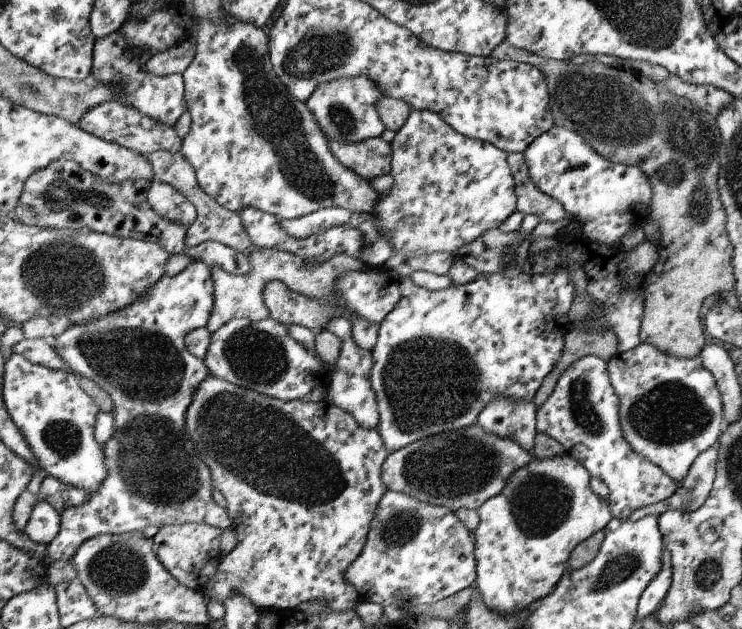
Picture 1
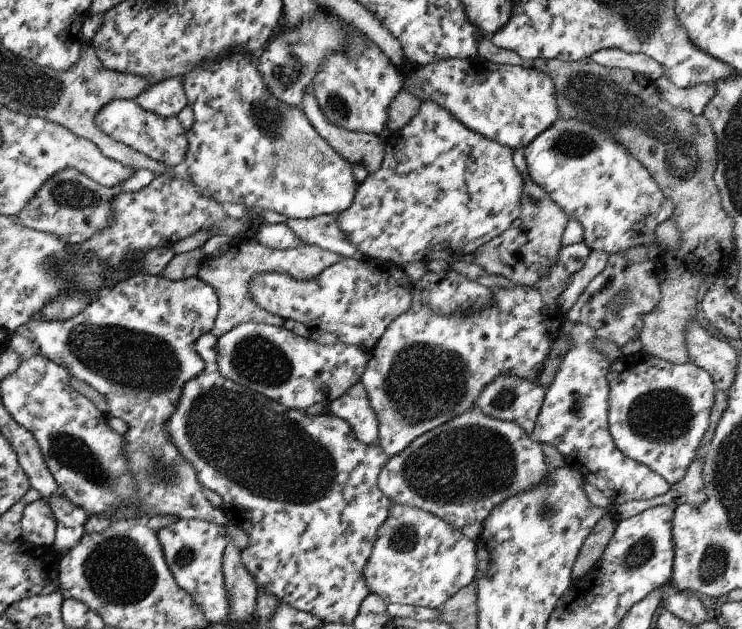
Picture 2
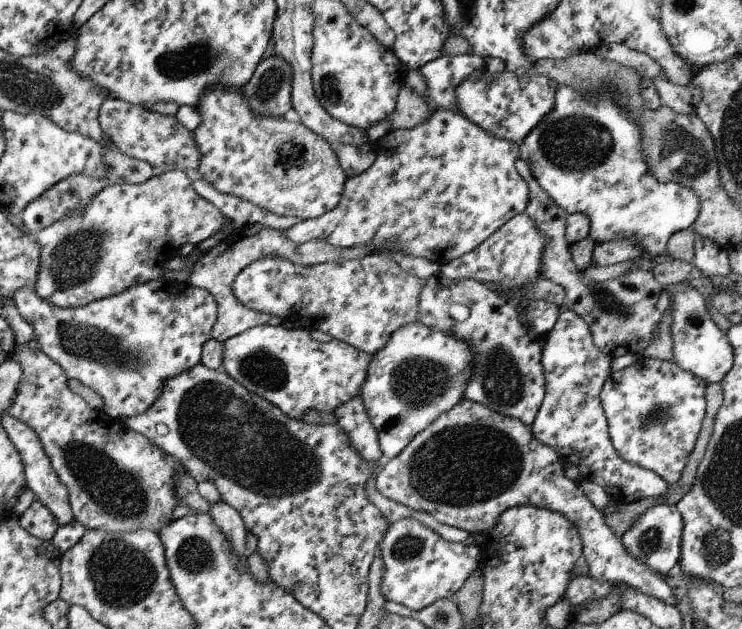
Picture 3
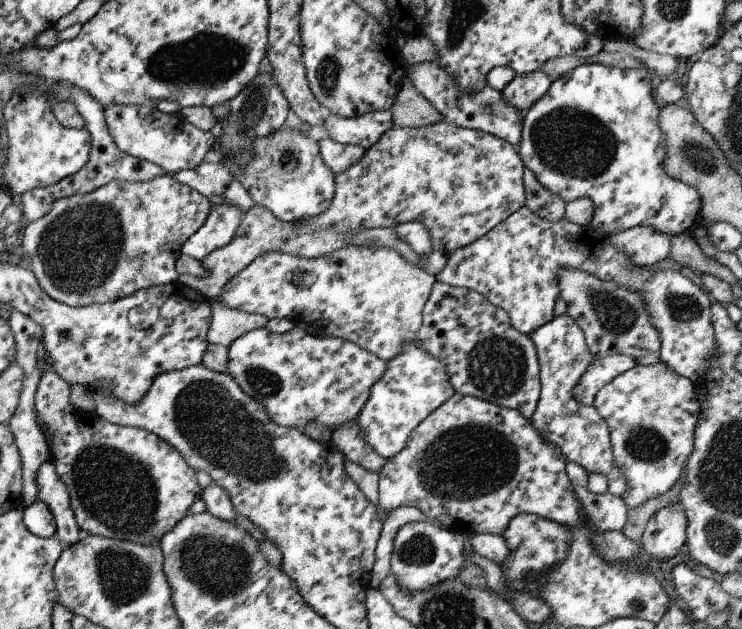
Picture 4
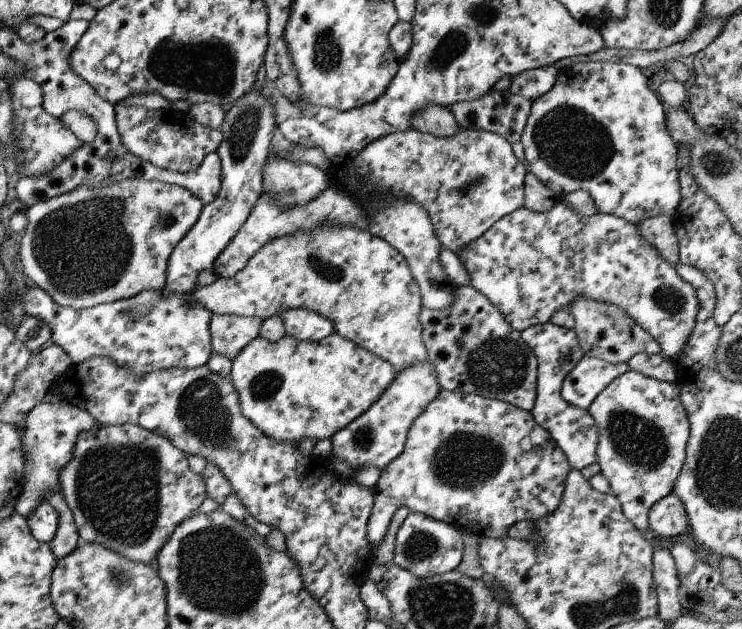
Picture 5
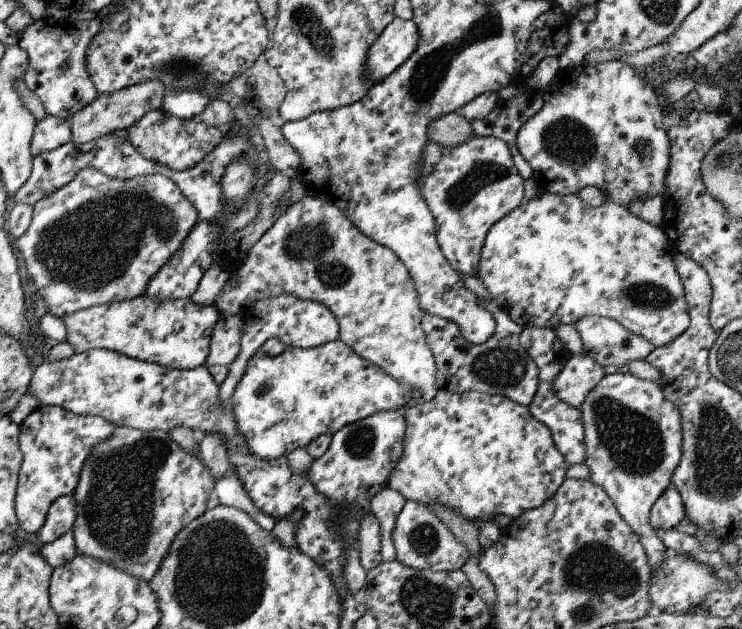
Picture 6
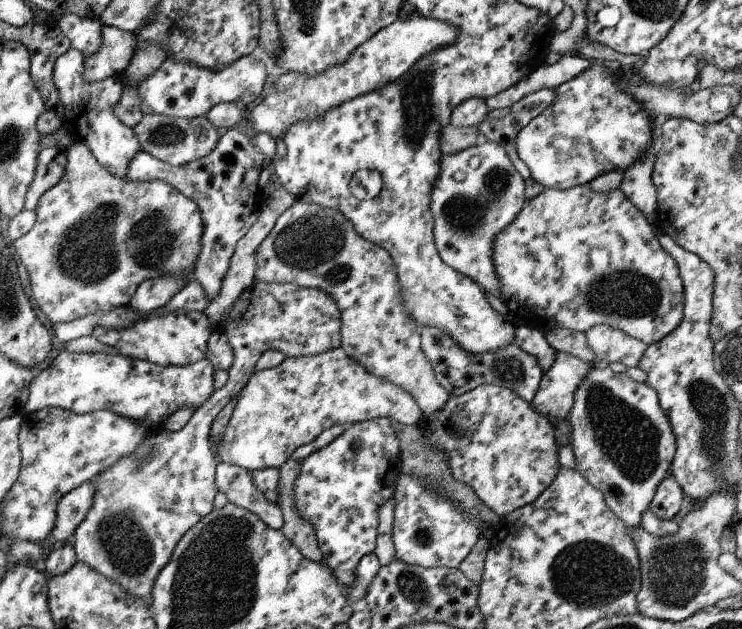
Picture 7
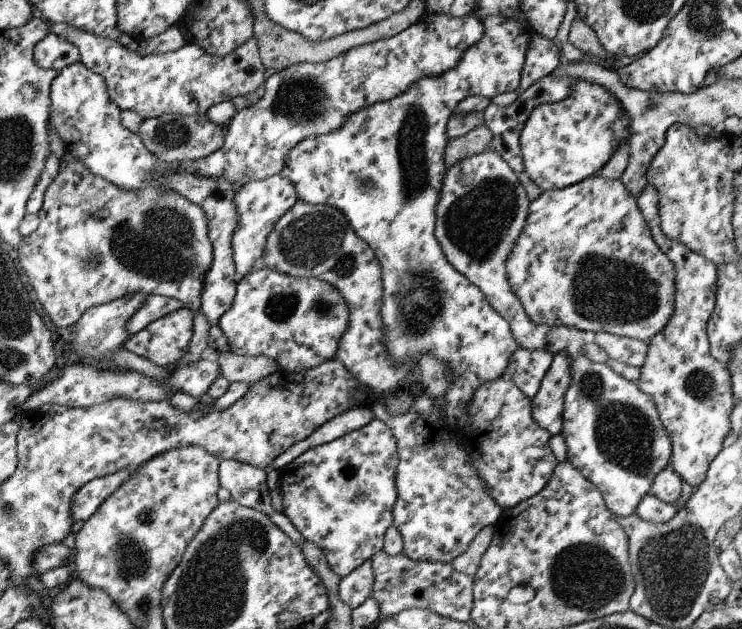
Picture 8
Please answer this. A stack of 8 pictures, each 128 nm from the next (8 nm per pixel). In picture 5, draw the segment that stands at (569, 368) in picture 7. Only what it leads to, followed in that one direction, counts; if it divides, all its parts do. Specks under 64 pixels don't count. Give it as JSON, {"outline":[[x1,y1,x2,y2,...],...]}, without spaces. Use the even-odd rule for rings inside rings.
{"outline":[[583,355,563,380,560,397,567,404,587,410,593,399,624,372,627,372,625,362,613,364]]}

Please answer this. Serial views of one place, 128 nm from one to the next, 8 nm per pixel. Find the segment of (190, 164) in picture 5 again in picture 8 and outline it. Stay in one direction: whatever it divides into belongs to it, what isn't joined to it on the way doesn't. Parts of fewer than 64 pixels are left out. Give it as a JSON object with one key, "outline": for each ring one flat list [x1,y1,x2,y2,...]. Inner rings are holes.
{"outline":[[169,113,142,120,137,134,142,139,143,146,156,159,165,164,175,164,202,159,221,149,225,142,223,129,212,123,206,115,184,117]]}

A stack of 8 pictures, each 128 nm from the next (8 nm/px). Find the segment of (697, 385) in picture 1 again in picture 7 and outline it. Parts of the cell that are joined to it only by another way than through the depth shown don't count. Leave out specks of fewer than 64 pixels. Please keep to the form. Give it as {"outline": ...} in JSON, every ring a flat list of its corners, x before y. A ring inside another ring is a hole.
{"outline":[[595,364,575,388,573,404,566,421,570,426,568,446,575,460,574,470,601,492,605,506,627,528,640,528,641,514,647,510,657,484,670,470,669,464,675,450,675,437,667,422,667,416,659,406,655,390,646,382,631,380,625,372,614,373,607,367,600,368]]}

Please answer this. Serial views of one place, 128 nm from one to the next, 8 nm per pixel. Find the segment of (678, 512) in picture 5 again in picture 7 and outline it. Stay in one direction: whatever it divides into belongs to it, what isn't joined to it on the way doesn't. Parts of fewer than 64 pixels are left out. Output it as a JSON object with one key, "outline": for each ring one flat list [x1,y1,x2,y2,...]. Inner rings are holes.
{"outline":[[668,471,663,480,657,484,648,508,659,520,671,520,681,508,681,500,683,500,683,491]]}

